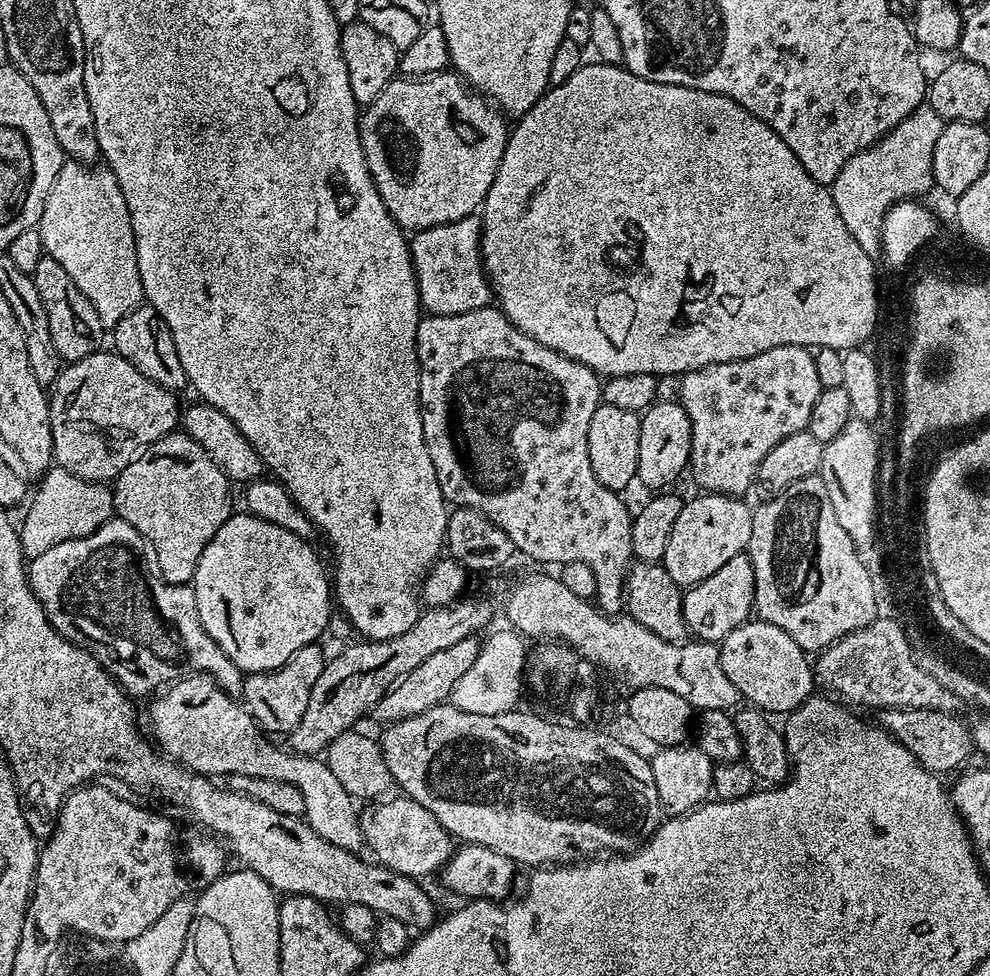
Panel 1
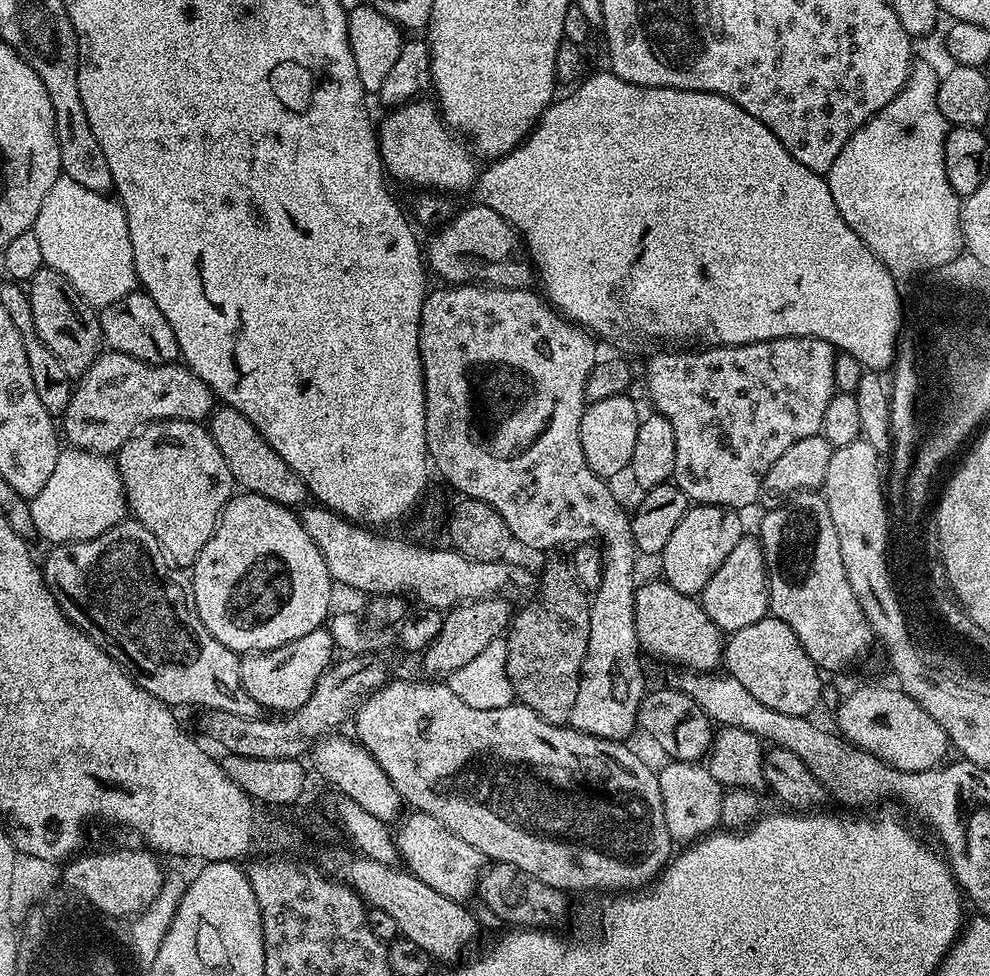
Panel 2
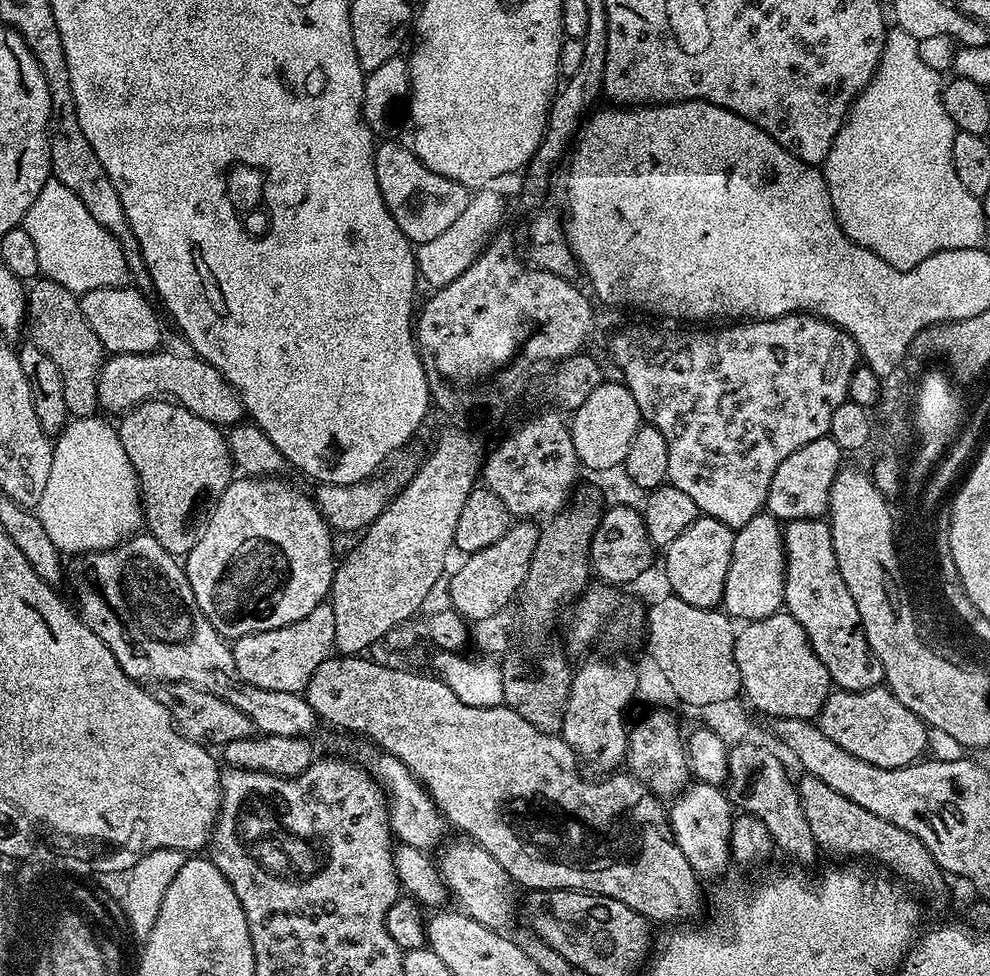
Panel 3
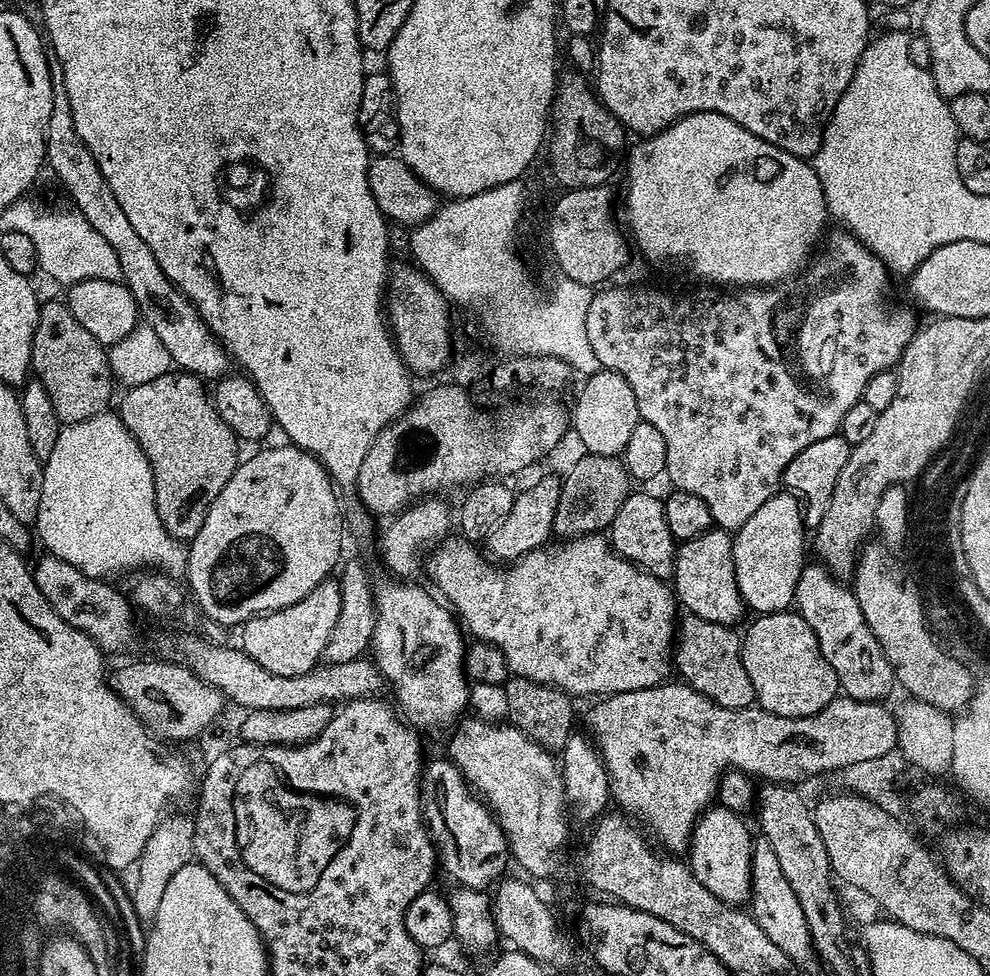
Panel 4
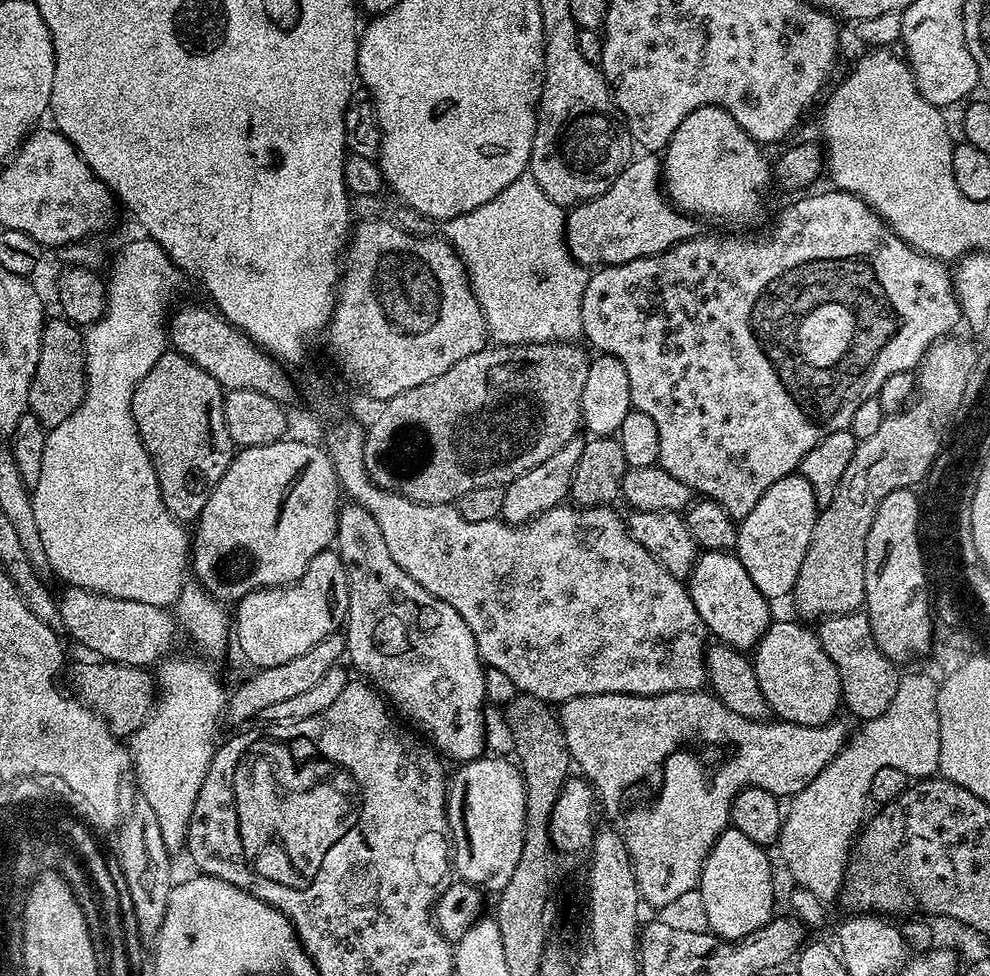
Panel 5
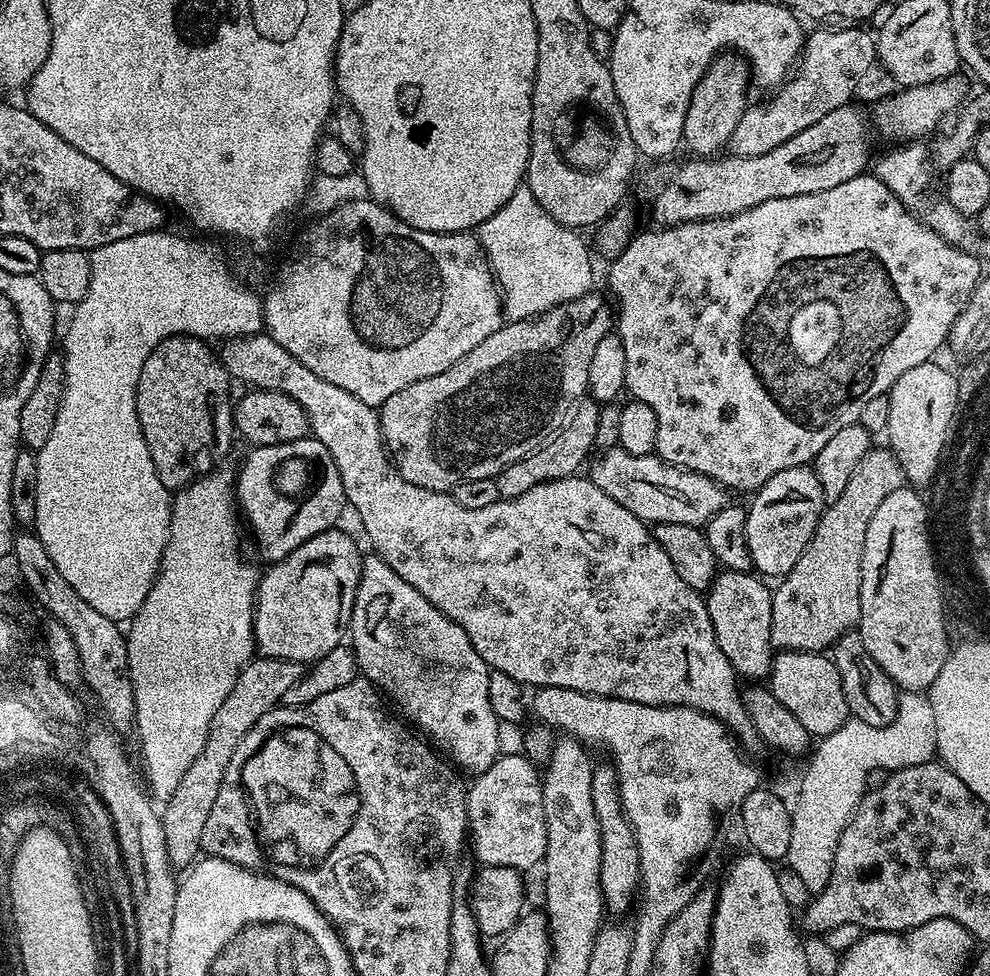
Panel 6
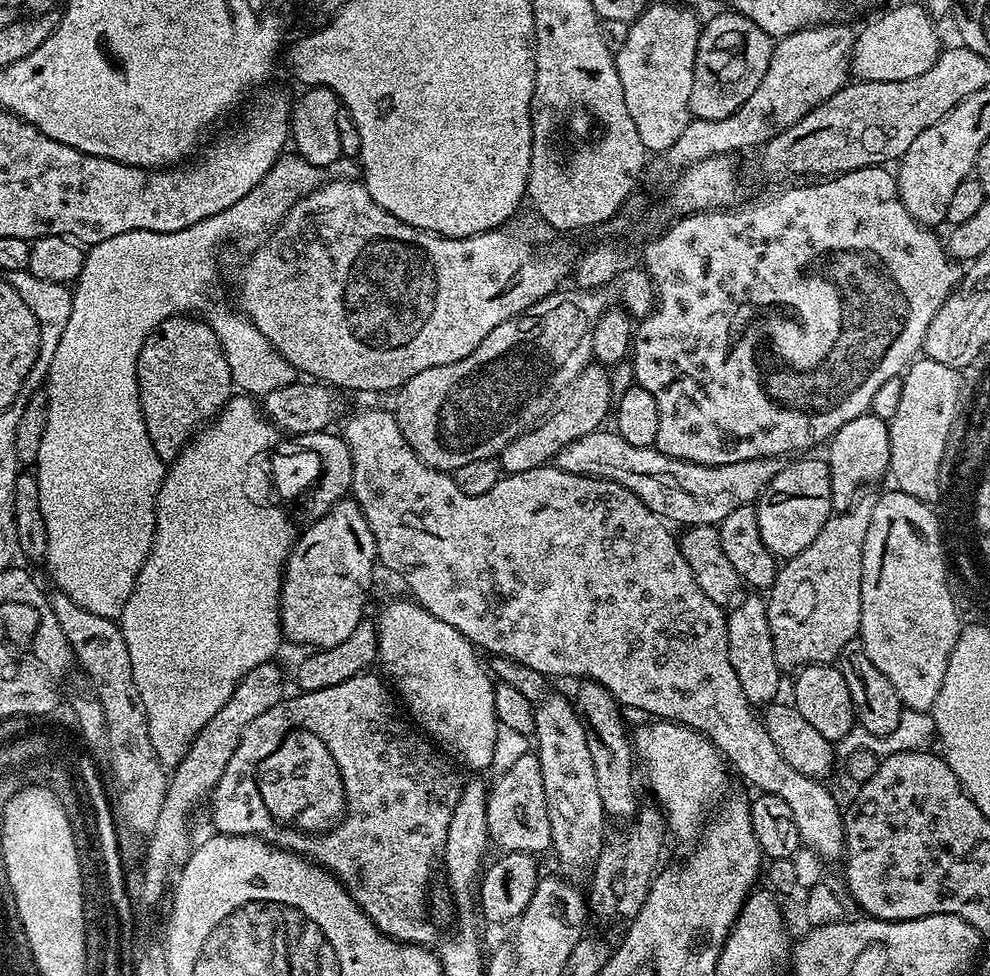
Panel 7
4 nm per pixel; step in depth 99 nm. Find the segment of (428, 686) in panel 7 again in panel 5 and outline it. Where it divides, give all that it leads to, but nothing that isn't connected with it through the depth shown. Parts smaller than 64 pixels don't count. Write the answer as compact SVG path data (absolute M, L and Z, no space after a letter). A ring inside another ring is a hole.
M353 500L345 501L340 508L339 522L336 527L335 539L336 551L340 555L340 560L344 564L344 569L348 576L348 618L344 624L345 633L345 651L350 663L351 662L384 696L384 698L393 706L393 709L402 712L430 742L431 745L443 756L451 756L456 760L455 763L468 763L471 760L479 759L486 750L487 742L485 740L484 714L486 706L485 692L485 665L480 658L480 652L477 650L477 642L474 640L474 634L470 631L463 621L462 616L449 603L442 602L441 599L435 598L428 590L423 590L418 582L414 581L390 555L387 549L386 540L382 535L382 530L375 522L374 516Z

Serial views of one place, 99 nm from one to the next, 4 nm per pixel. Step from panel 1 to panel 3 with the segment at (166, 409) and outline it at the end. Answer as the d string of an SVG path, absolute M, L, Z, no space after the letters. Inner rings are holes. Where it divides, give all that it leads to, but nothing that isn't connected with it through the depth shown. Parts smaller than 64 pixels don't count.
M164 351L109 355L100 368L98 378L99 407L123 414L143 400L164 397L175 400L186 410L198 414L198 418L206 418L206 422L217 426L231 426L245 419L240 395L228 385L228 379L218 369L195 354L179 356L176 352Z

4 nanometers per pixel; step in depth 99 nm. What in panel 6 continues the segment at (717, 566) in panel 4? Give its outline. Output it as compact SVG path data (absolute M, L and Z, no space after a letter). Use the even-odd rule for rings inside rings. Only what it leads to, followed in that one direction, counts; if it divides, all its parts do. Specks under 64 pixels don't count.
M717 571L712 584L706 593L706 603L710 622L714 626L714 638L718 638L718 646L722 646L722 654L730 662L730 666L736 671L737 677L748 682L760 682L771 673L774 645L770 634L770 622L772 621L772 594L773 589L767 588L765 581L759 575L752 572Z

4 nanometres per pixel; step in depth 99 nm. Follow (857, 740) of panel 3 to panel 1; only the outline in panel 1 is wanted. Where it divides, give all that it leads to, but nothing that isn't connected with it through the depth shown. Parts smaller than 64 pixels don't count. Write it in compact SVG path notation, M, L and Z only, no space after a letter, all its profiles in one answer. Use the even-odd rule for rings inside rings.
M885 708L883 709L882 716L884 716L884 721L882 721L883 727L889 732L891 736L896 737L896 741L902 746L906 746L906 750L910 750L910 754L914 756L917 762L925 768L928 772L933 774L945 774L944 772L955 773L960 763L967 758L968 755L973 755L974 747L972 742L972 733L969 727L965 724L963 719L957 718L955 715L949 714L947 712L935 712L934 710L922 710L921 708Z

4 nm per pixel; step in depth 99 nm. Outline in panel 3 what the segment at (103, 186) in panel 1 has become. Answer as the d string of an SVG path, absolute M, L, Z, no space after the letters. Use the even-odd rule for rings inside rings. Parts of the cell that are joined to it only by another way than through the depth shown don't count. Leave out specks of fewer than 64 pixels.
M49 178L46 186L42 186L38 198L34 198L34 206L26 210L22 227L34 241L43 279L58 282L58 286L66 286L66 290L77 294L119 288L129 279L124 251L114 234L82 206L74 190L62 186L55 178Z

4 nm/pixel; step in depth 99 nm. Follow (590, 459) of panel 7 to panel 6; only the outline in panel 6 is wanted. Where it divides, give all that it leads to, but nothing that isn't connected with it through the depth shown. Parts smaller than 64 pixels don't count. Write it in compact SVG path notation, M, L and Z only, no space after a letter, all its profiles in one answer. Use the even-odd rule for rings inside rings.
M617 446L605 448L599 455L600 457L597 460L595 457L591 461L590 469L592 468L592 472L590 471L590 479L596 483L598 490L610 494L610 498L614 498L614 502L622 502L622 506L626 506L626 510L630 510L630 514L634 514L649 525L681 524L682 526L700 528L707 525L708 521L714 518L714 514L718 514L718 510L722 510L729 503L729 493L723 484L719 484L718 481L711 480L710 477L697 472L667 464L665 460L660 459L655 454L651 456L630 454Z

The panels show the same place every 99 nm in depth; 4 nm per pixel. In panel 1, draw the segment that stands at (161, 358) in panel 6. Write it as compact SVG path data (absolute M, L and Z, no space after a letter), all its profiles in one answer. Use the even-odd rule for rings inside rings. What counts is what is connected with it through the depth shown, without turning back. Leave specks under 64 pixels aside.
M183 430L171 432L168 436L158 438L143 449L137 460L132 460L116 476L112 488L112 506L115 515L130 522L138 534L147 540L151 555L154 557L158 575L168 584L188 584L196 573L198 558L202 550L218 534L218 530L233 515L234 508L228 505L228 487L230 481L224 471L190 438Z

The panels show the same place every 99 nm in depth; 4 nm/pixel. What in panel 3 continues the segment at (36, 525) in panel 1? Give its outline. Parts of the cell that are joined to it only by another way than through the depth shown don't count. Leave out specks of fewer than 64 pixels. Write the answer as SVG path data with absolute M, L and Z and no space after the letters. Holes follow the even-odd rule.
M73 419L55 437L50 479L34 510L46 534L50 534L50 542L64 554L114 548L142 528L140 483L134 466L122 450L119 431L96 419Z

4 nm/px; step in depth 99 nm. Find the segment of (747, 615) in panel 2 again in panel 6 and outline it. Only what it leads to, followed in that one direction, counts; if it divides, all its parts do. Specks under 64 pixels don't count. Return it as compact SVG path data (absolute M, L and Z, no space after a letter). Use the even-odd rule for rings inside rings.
M811 467L778 470L774 478L756 489L751 500L752 505L746 508L748 517L744 529L752 567L764 578L786 577L794 570L794 562L802 558L802 550L806 550L826 507L822 486Z

